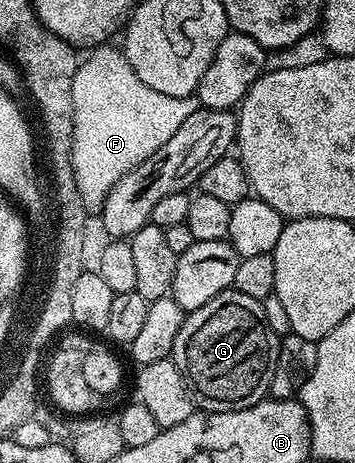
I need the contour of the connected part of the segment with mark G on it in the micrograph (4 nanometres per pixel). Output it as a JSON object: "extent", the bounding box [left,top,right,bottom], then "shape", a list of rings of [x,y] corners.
{"extent":[171,289,280,414],"shape":[[[230,289],[202,304],[202,308],[187,311],[171,359],[188,385],[193,407],[217,414],[265,401],[279,347],[280,338],[266,324],[263,301]]]}

